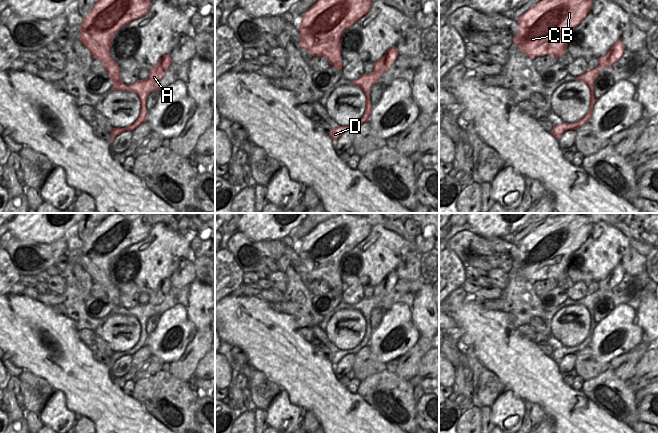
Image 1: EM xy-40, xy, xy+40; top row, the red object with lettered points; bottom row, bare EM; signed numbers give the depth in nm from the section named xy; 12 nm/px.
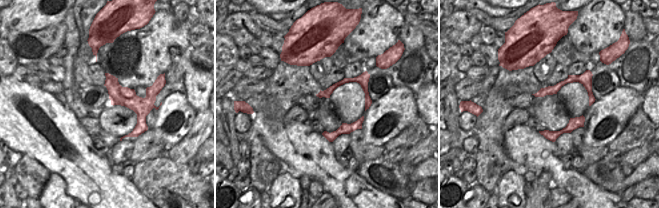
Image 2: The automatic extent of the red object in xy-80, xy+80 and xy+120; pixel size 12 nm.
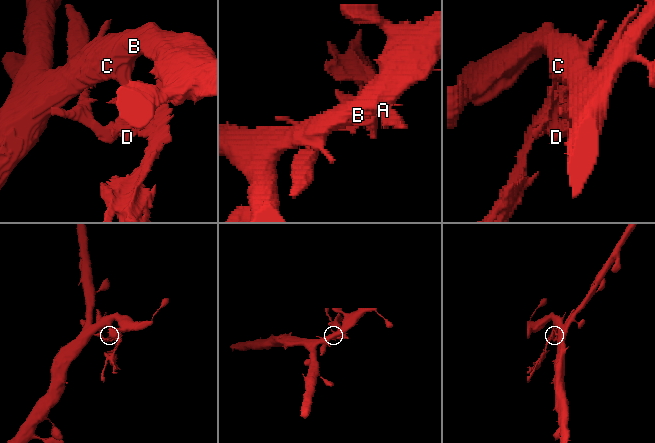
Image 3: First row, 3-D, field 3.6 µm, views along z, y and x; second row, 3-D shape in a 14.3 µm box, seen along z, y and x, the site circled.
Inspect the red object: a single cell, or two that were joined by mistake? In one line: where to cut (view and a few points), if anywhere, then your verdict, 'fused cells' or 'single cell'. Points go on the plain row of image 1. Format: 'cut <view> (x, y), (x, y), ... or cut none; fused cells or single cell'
cut xy-40 (104, 286), (116, 288); fused cells

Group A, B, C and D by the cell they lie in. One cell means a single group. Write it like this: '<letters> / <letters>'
A D / B C

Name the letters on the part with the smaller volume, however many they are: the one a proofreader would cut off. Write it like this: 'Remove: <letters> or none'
Remove: A, D

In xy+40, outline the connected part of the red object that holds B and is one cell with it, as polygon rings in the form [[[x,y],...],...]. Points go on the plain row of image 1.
[[[564,213],[549,218],[517,243],[518,259],[513,260],[513,267],[531,283],[553,279],[559,284],[569,268],[571,255],[586,242],[592,229],[587,216]]]

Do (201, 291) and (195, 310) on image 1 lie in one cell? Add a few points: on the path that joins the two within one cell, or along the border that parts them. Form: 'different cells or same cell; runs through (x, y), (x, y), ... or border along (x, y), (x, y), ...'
same cell; runs through (200, 296), (200, 305)

